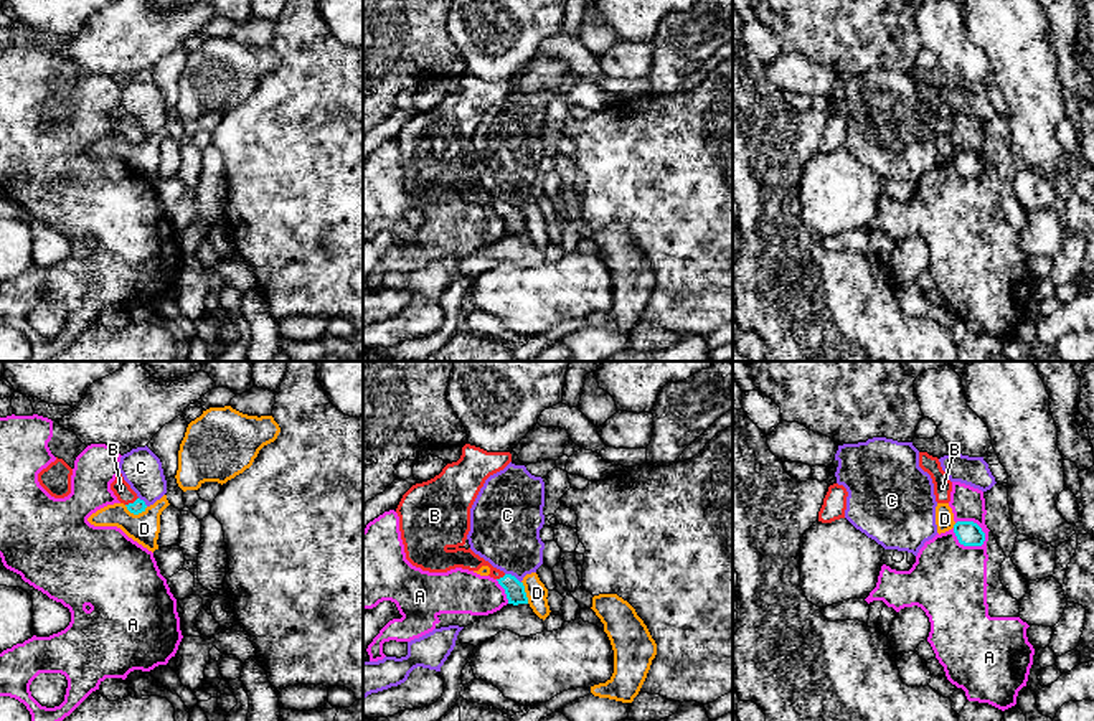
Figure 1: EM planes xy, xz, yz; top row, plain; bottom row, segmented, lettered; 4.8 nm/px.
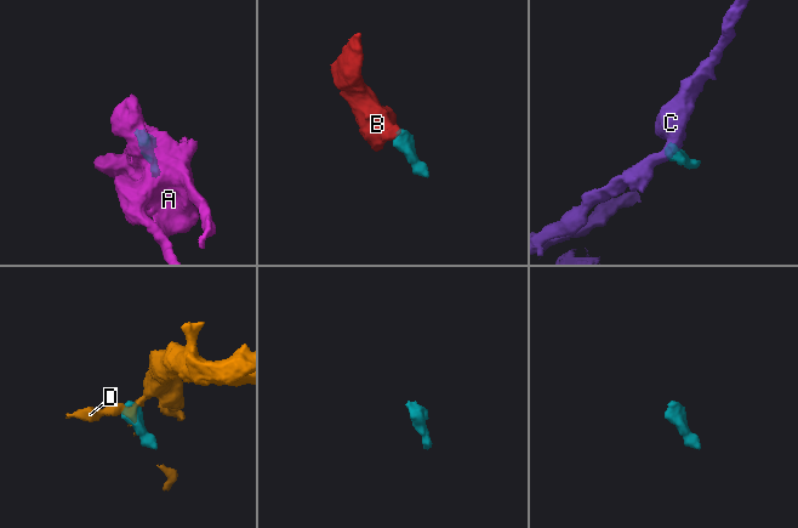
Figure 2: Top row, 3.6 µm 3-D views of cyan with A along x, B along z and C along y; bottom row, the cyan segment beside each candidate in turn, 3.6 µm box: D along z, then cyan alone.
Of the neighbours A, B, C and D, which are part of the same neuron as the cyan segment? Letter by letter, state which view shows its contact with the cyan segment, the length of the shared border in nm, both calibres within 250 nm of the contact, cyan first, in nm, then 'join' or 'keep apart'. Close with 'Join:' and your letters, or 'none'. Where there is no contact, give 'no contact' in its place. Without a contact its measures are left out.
A: yz | 180 nm | 120/280 nm | keep apart
B: xy | 80 nm | 70/90 nm | join
C: xz | 90 nm | 100/340 nm | keep apart
D: xy | 120 nm | 70/150 nm | keep apart
Join: B

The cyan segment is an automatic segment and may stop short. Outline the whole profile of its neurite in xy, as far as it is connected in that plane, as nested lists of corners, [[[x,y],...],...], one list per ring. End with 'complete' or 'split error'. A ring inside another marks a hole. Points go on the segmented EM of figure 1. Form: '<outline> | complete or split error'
[[[120,472],[116,477],[116,480],[111,483],[111,490],[114,492],[117,500],[127,507],[130,513],[139,515],[145,511],[147,508],[145,502],[137,497],[137,493],[124,480]]] | split error

